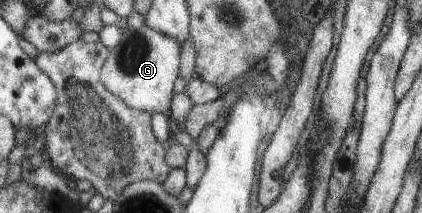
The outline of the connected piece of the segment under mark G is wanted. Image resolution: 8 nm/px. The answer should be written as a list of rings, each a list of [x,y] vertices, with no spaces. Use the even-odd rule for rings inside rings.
[[[146,25],[137,31],[127,27],[122,31],[120,43],[110,50],[110,56],[102,68],[102,83],[115,97],[129,109],[161,113],[171,113],[174,97],[174,82],[179,77],[181,45],[177,40],[157,33]]]

